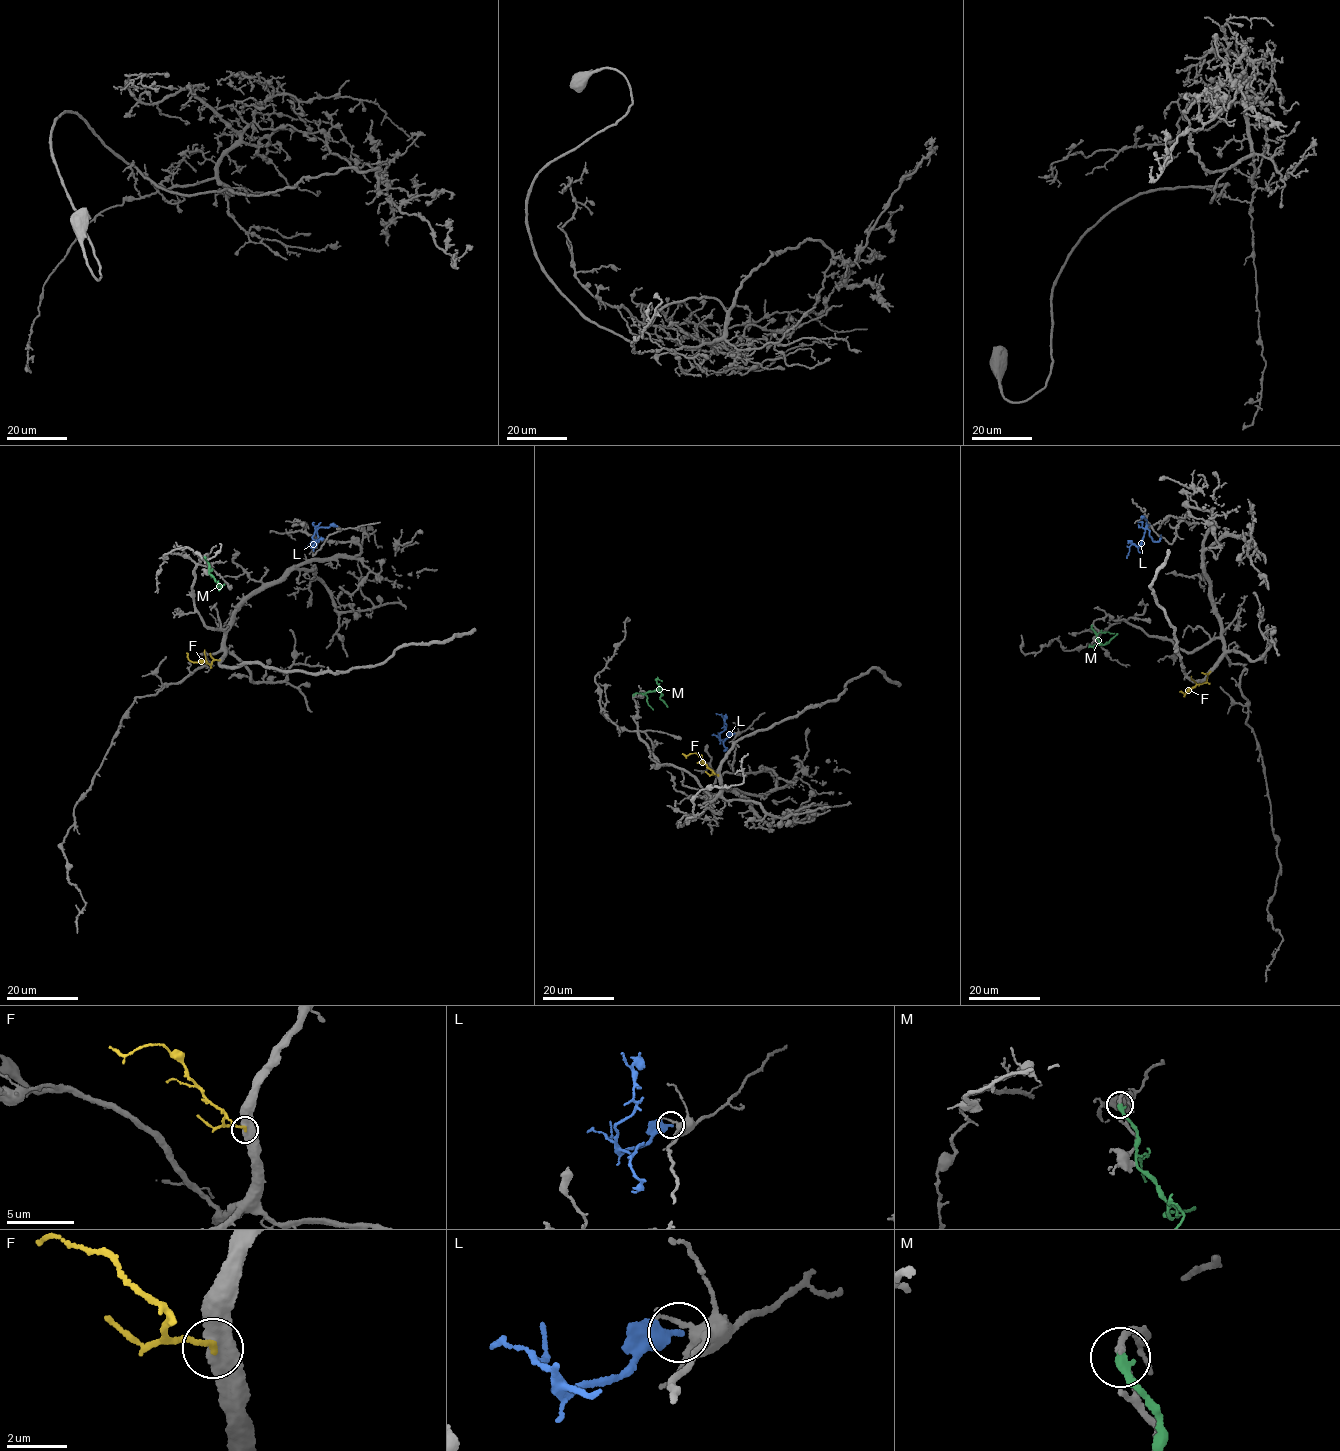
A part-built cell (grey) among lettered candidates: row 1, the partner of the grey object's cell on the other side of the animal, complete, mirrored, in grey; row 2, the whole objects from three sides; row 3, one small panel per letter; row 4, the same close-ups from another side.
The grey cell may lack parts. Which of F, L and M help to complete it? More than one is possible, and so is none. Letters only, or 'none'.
F

